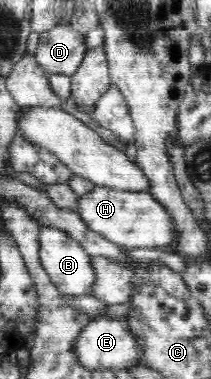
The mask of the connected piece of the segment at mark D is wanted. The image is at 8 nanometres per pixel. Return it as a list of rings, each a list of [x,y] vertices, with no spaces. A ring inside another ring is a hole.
[[[71,23],[60,24],[40,34],[35,58],[49,74],[74,75],[89,48],[86,36]]]

